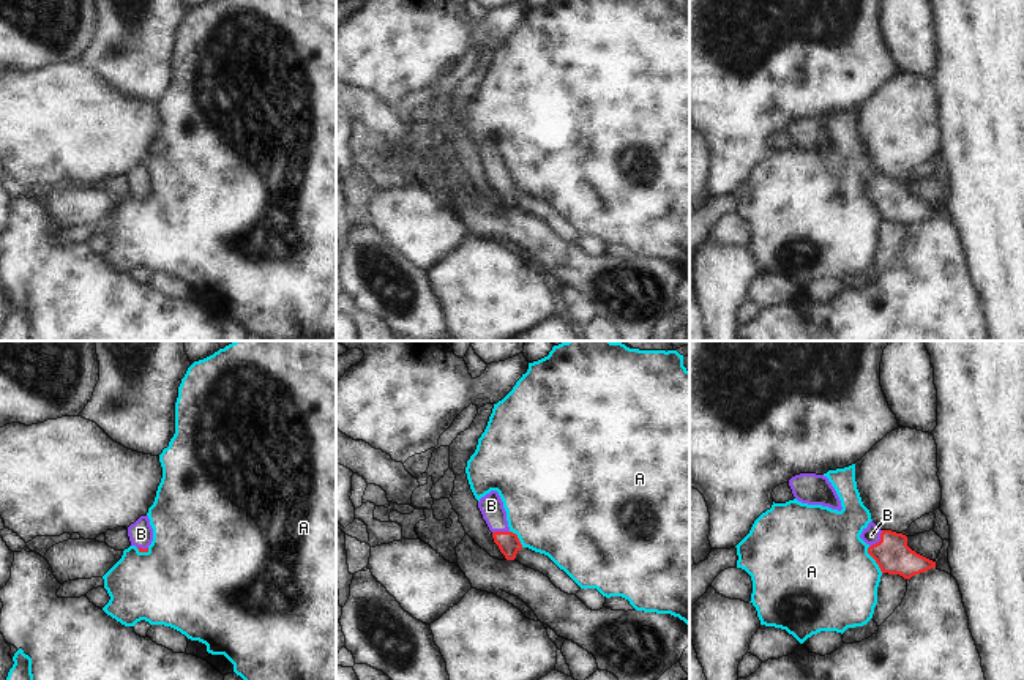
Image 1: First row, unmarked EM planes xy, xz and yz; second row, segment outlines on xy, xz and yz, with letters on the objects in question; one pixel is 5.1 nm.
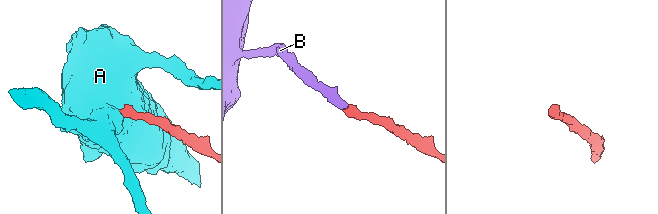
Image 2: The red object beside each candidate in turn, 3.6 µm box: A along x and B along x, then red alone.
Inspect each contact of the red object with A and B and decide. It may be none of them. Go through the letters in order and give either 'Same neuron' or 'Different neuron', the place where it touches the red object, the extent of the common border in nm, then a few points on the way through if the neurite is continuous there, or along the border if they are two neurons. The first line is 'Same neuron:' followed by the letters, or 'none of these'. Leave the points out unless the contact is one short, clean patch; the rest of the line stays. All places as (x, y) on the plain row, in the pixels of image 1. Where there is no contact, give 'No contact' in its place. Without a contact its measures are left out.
Same neuron: B
A: Different neuron. Touches red at yz (874, 205). Shared border 160 nm. Boundary: yz (868, 193), (868, 201), (882, 220)
B: Same neuron. Touches red at yz (881, 186). Shared border 110 nm. Path across: yz (892, 201), (881, 186), (871, 182)

